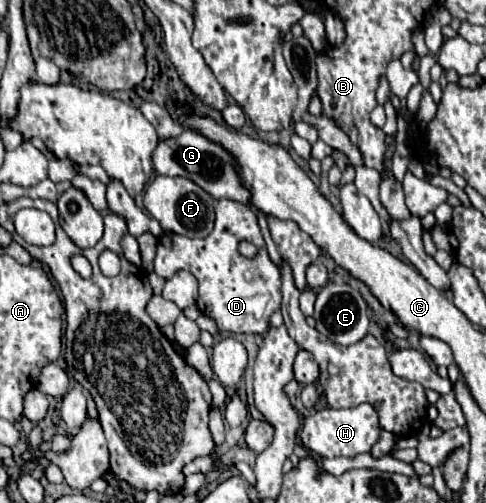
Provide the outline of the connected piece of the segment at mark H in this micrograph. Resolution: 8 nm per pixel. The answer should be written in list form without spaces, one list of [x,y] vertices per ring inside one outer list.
[[[358,405],[352,409],[322,409],[312,413],[310,417],[304,419],[302,425],[302,445],[312,451],[314,455],[322,457],[354,457],[358,453],[368,453],[372,445],[380,437],[380,425],[378,425],[378,415],[374,413],[372,405]]]

